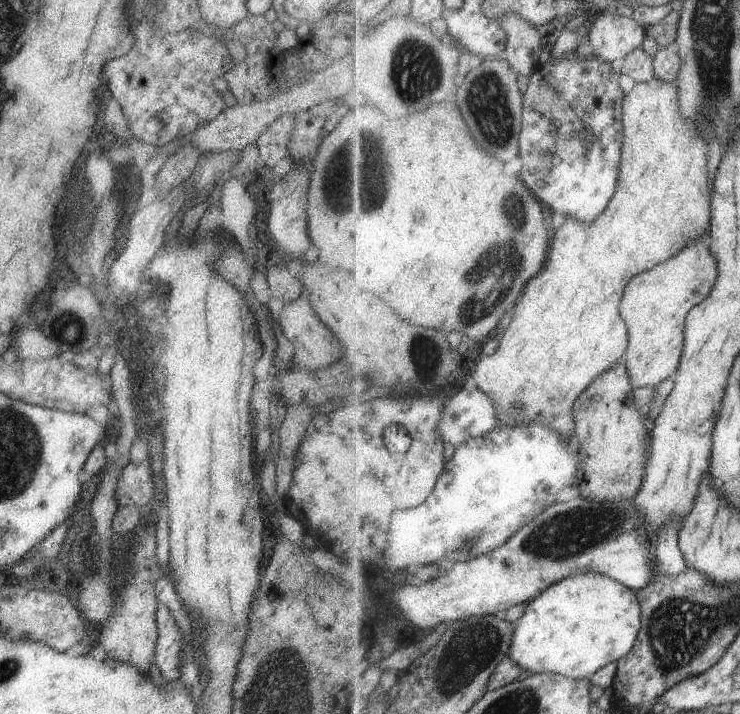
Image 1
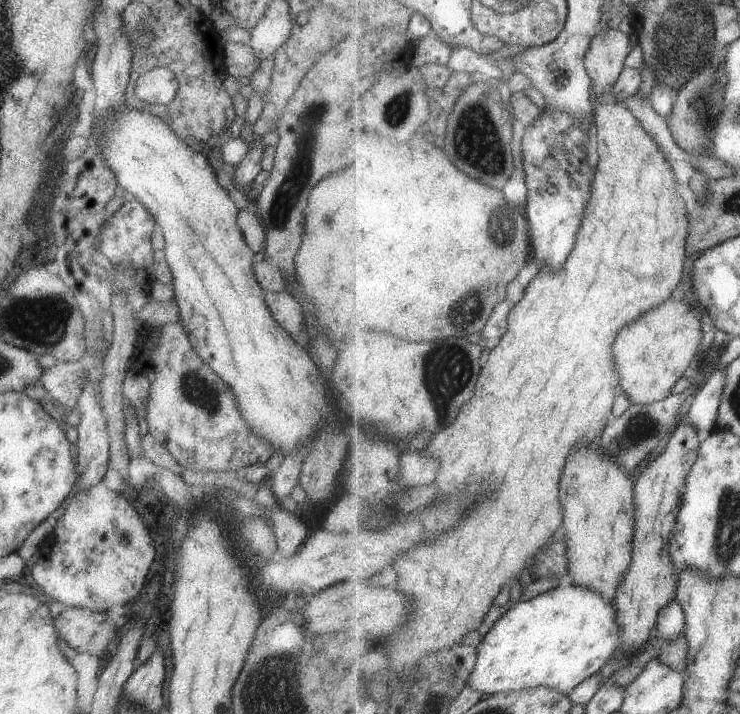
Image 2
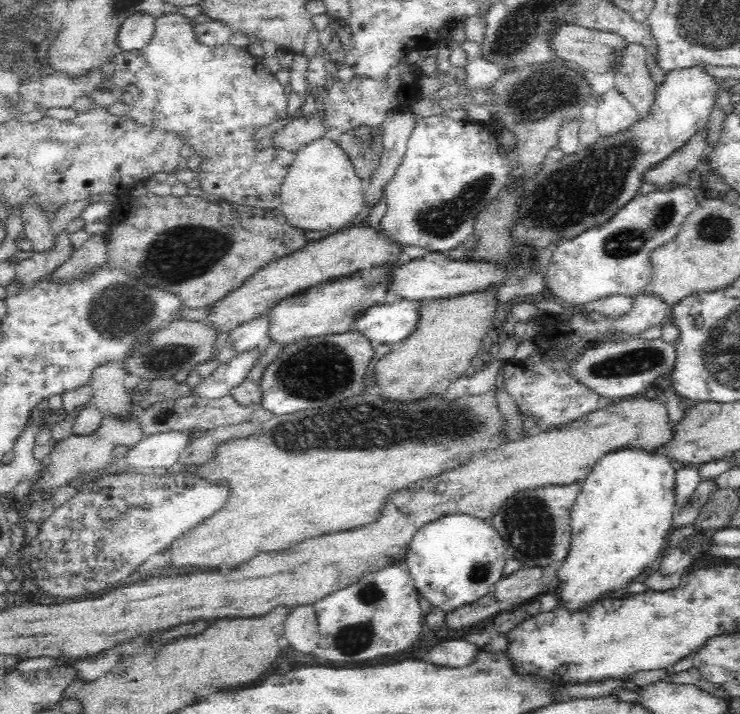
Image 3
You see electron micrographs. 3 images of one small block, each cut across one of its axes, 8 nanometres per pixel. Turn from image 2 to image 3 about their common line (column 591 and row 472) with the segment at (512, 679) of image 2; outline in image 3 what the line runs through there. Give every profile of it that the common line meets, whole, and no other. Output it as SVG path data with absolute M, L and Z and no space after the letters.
M618 447L618 450L604 454L600 460L596 460L596 464L590 470L588 476L580 483L575 503L571 508L571 540L570 552L566 560L558 567L558 587L560 587L561 604L570 609L580 609L586 606L590 601L596 600L598 597L604 597L609 591L626 587L634 578L644 571L647 566L651 566L665 546L667 531L672 525L674 518L674 510L677 509L678 490L676 490L676 468L672 466L672 459L667 454L659 454L659 452L645 450L644 447Z

